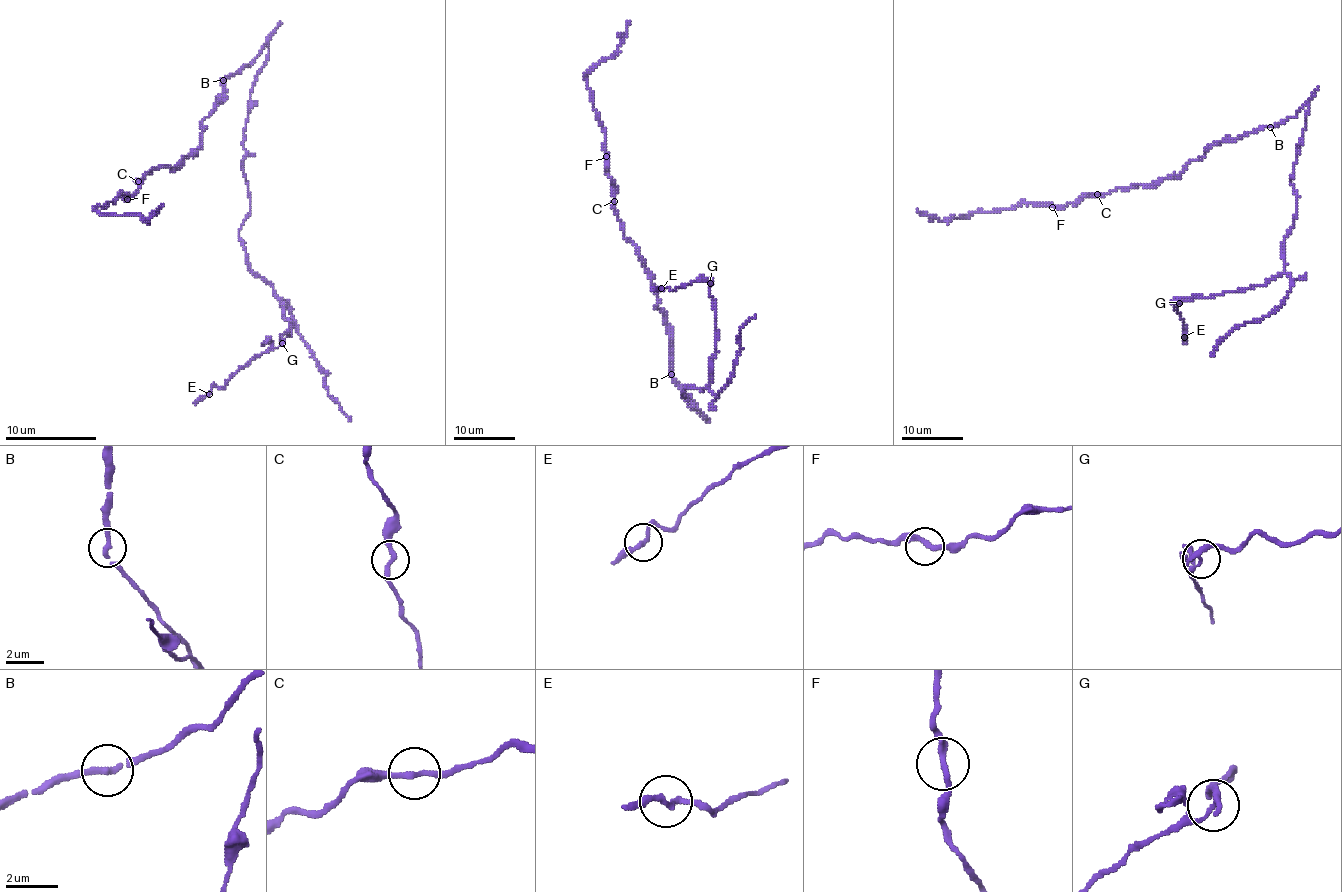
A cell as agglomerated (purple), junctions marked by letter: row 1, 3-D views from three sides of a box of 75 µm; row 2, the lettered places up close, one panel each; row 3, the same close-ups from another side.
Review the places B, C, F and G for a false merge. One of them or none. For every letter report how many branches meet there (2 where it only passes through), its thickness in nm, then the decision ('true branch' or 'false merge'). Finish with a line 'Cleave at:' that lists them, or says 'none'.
B: 2 | 220 nm | true branch
C: 2 | 240 nm | true branch
F: 2 | 240 nm | true branch
G: 2 | 220 nm | false merge
Cleave at: G

